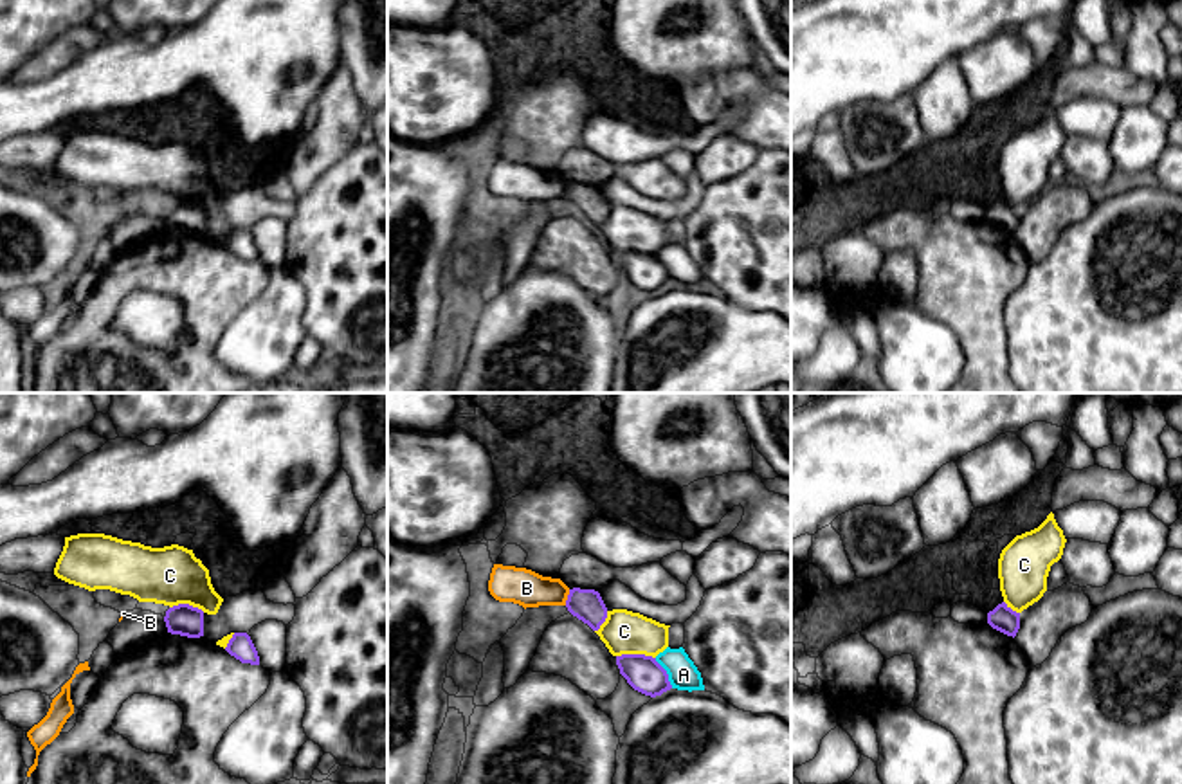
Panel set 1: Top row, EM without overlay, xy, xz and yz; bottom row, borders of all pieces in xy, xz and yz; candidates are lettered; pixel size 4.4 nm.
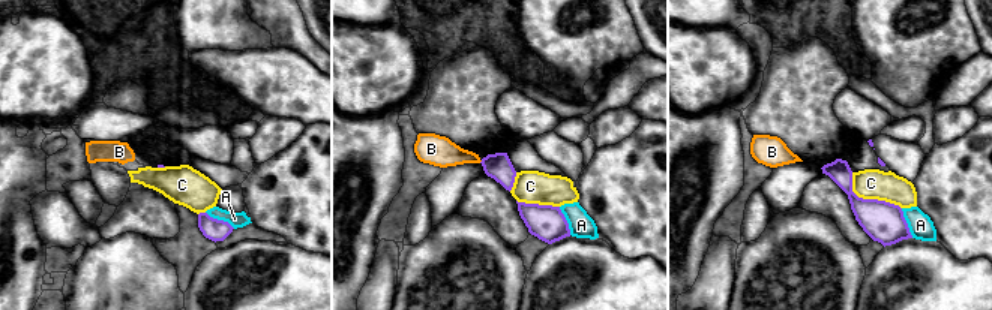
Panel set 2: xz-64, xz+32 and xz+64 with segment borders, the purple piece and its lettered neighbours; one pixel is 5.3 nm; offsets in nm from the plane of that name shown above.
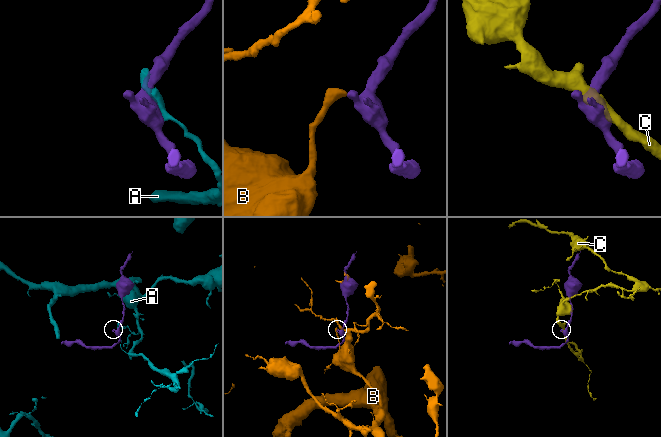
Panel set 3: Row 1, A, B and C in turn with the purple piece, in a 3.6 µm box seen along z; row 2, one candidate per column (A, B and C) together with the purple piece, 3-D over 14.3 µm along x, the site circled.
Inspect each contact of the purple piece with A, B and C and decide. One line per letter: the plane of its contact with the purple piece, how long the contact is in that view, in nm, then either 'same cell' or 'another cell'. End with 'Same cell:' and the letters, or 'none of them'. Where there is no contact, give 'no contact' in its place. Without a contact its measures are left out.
A: contact in xz; length 160 nm; another cell
B: contact in xz; length 80 nm; another cell
C: contact in xz; length 180 nm; another cell
Same cell: none of them

